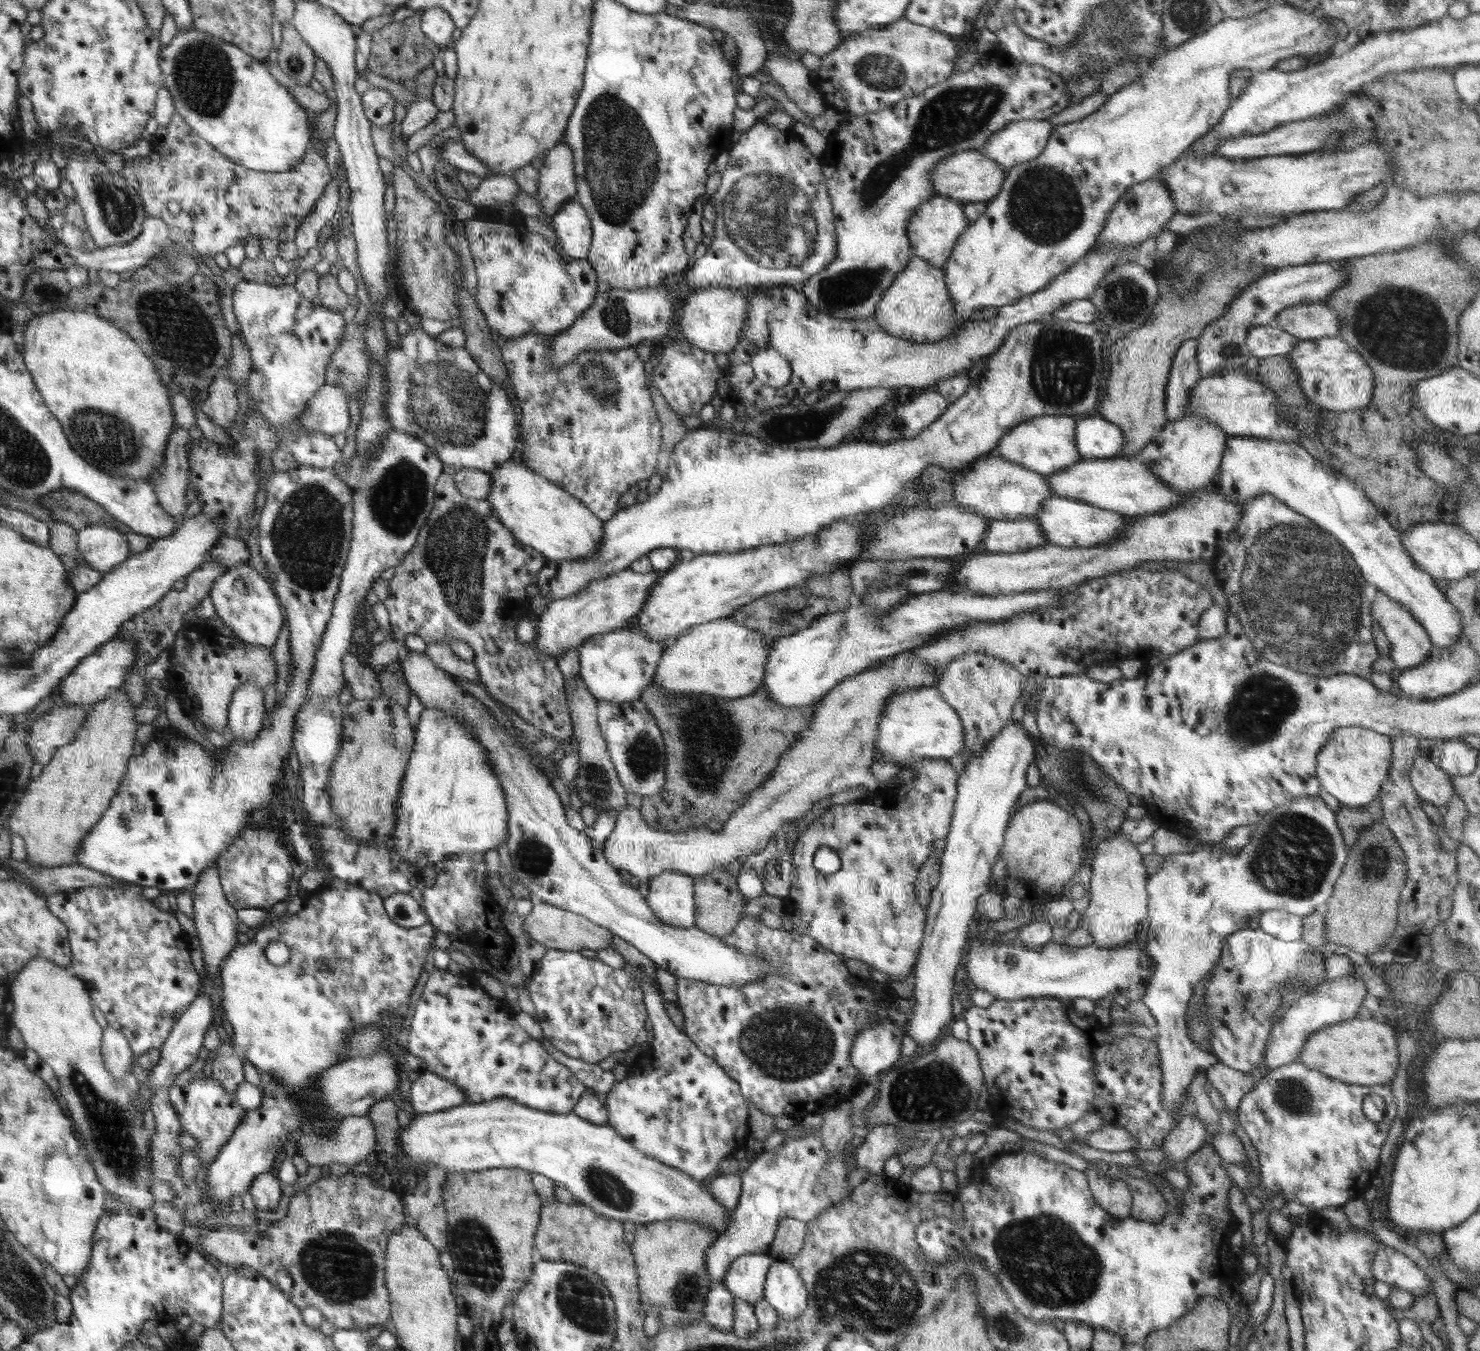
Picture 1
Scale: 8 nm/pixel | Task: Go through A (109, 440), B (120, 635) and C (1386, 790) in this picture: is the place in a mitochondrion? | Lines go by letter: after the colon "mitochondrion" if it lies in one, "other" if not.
A: mitochondrion
B: other
C: other

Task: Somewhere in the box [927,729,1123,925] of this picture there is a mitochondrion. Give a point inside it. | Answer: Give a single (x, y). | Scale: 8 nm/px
(1074, 774)

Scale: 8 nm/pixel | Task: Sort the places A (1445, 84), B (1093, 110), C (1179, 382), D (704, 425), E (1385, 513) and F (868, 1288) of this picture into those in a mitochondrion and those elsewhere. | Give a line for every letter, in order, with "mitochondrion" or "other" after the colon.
A: other
B: other
C: other
D: other
E: other
F: mitochondrion

